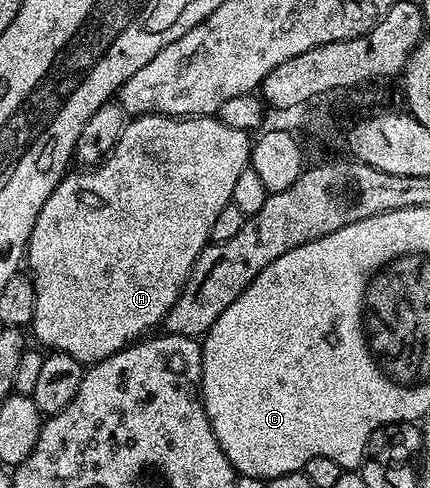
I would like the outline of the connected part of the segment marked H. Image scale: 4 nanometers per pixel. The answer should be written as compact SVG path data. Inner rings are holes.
M137 115L125 122L122 137L118 137L114 149L103 161L97 163L95 167L76 169L76 172L73 170L65 174L60 184L54 189L54 193L46 197L46 205L42 205L42 213L38 213L38 221L34 221L34 229L28 238L26 267L29 267L27 270L30 272L32 288L36 294L30 331L36 334L37 341L41 343L39 346L48 347L44 349L52 351L65 351L78 362L91 365L118 353L123 347L137 342L153 329L159 328L164 318L170 313L174 301L178 301L178 297L184 292L184 286L190 277L190 269L194 261L208 246L218 213L222 213L222 209L226 209L226 205L231 203L238 176L243 171L249 170L252 145L253 140L249 132L234 129L212 117Z

